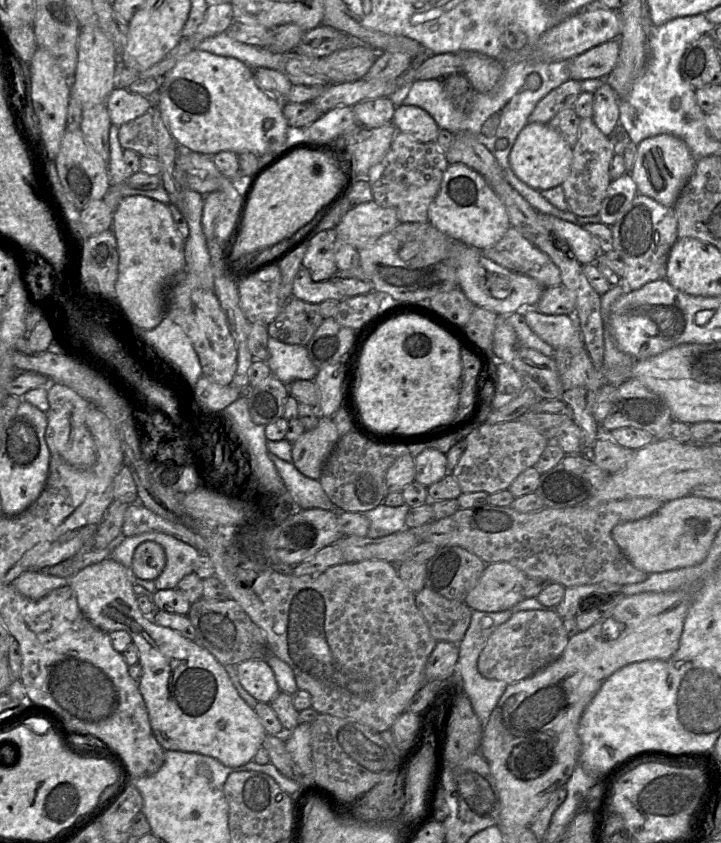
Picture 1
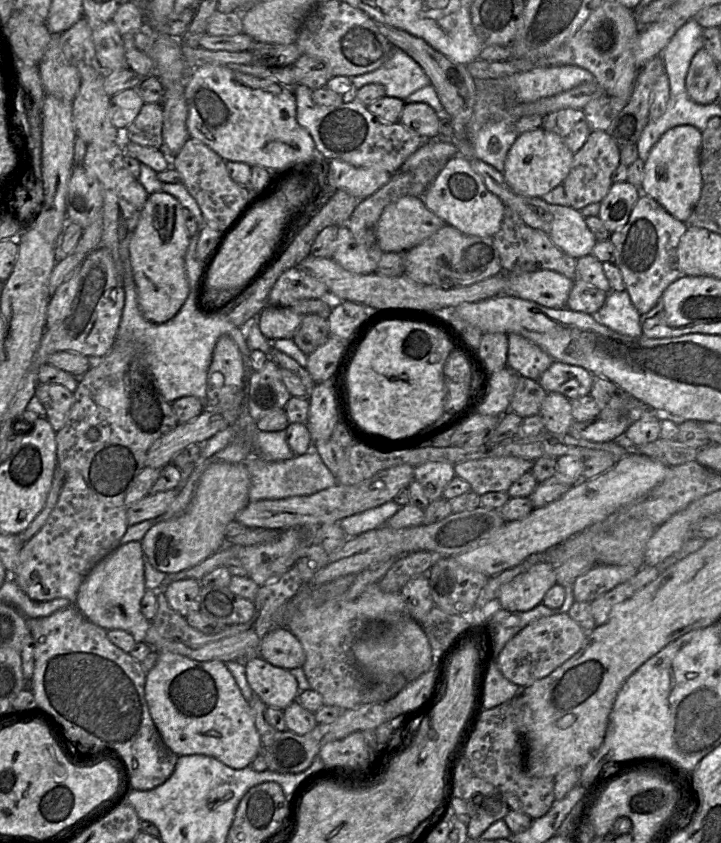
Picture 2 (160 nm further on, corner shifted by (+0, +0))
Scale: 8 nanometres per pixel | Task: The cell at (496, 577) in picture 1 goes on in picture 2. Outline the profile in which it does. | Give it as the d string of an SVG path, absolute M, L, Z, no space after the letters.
M539 562L503 585L497 601L502 609L510 612L529 611L542 603L546 592L555 584L555 566Z

